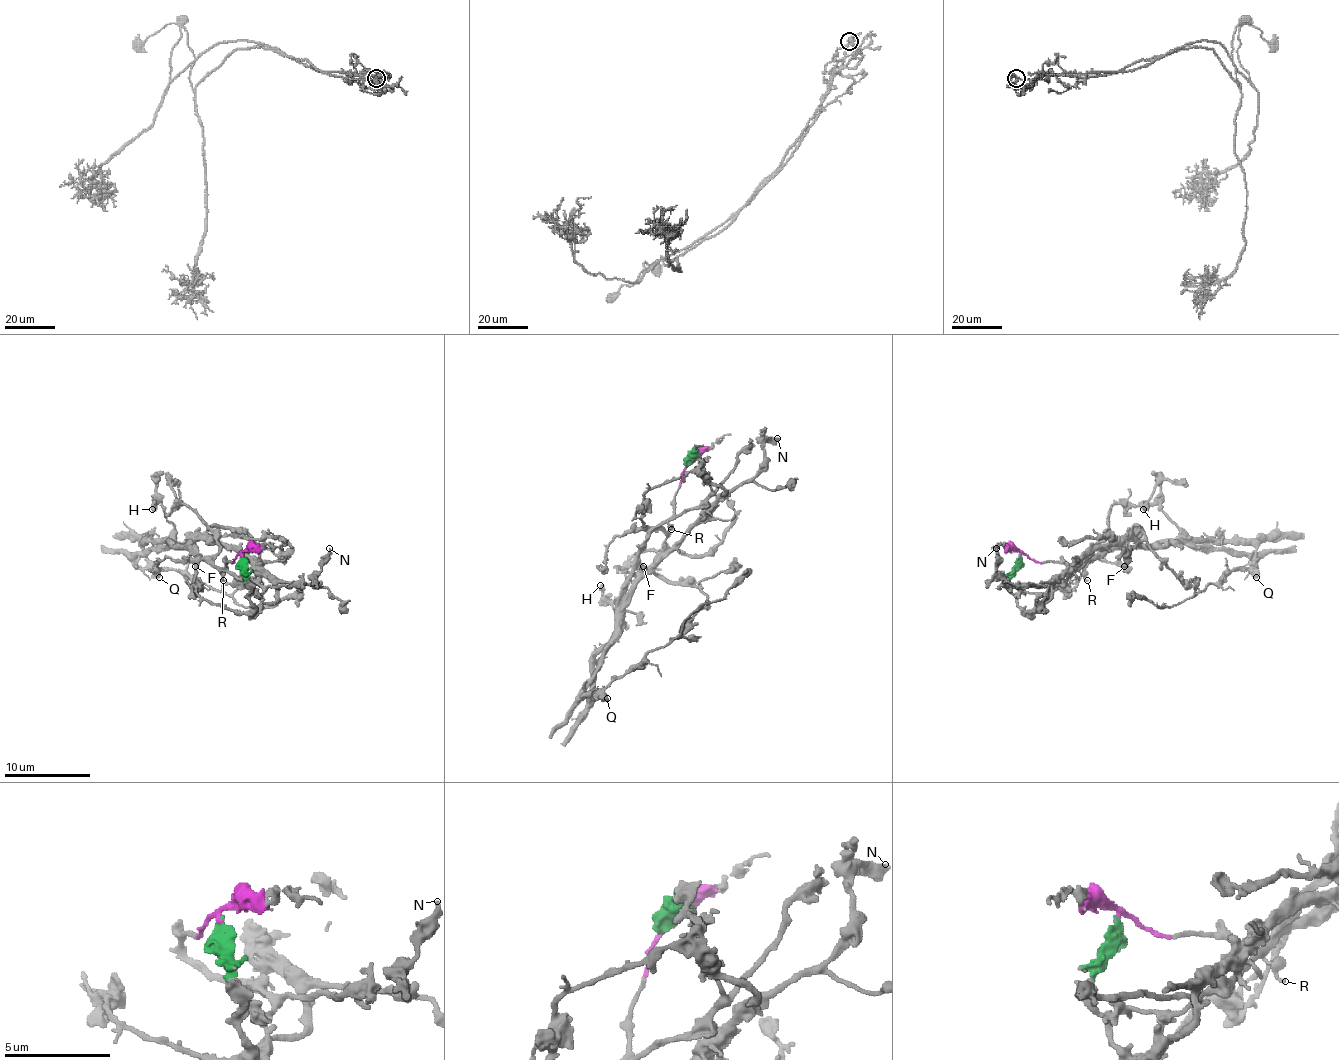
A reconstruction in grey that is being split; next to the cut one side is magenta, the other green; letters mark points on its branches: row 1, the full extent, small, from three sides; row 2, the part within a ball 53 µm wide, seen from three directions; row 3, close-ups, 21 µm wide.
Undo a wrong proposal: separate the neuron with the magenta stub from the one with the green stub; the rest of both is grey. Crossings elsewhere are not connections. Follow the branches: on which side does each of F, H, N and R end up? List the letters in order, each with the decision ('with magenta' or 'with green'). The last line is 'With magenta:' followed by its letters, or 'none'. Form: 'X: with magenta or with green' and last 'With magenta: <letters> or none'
F: with magenta
H: with green
N: with green
R: with magenta
With magenta: F, R

